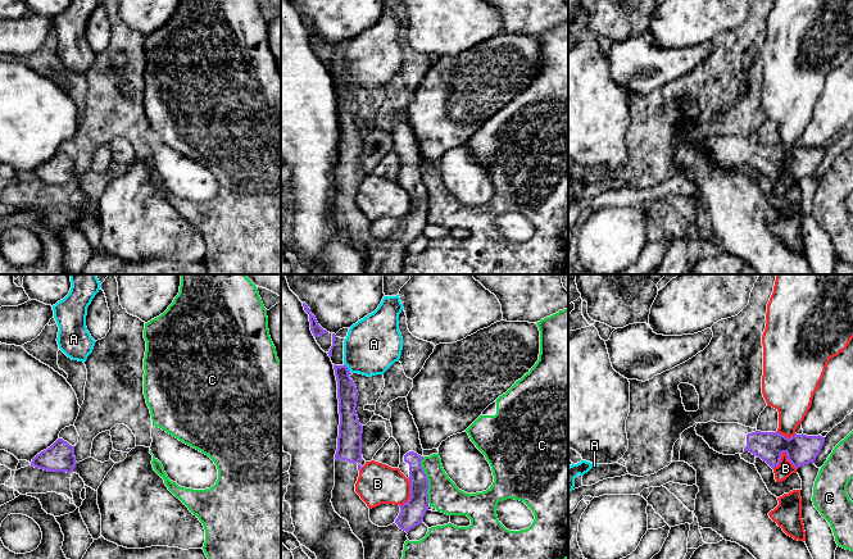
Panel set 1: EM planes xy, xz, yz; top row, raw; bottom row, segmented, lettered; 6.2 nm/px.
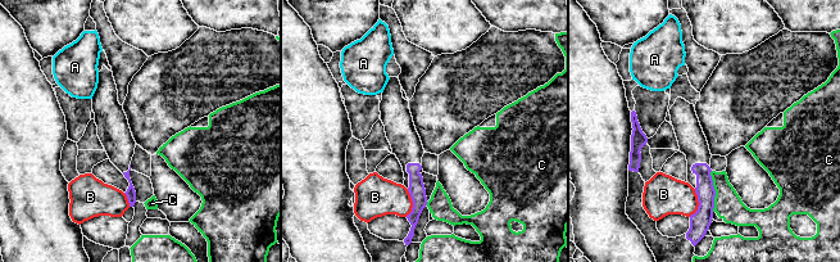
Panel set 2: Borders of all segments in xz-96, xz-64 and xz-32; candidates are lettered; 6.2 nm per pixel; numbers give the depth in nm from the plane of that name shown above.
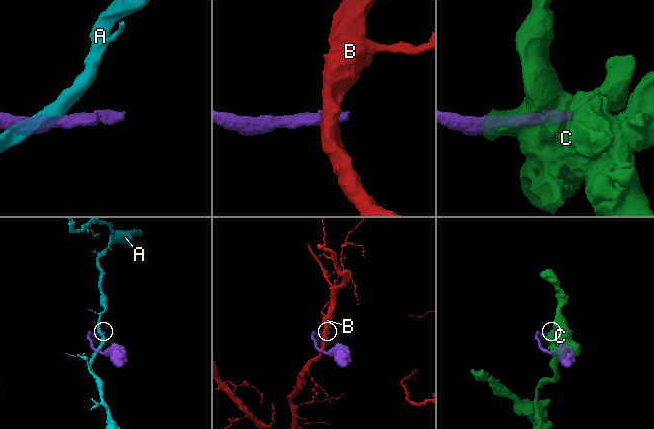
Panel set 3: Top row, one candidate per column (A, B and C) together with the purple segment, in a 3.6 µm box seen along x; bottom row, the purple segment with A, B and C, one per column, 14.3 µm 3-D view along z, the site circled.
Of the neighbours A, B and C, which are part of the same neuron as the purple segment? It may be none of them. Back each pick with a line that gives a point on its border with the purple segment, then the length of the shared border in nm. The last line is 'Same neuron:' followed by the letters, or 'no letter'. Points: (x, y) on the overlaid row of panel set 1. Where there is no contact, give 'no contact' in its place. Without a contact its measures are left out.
Same neuron: no letter

